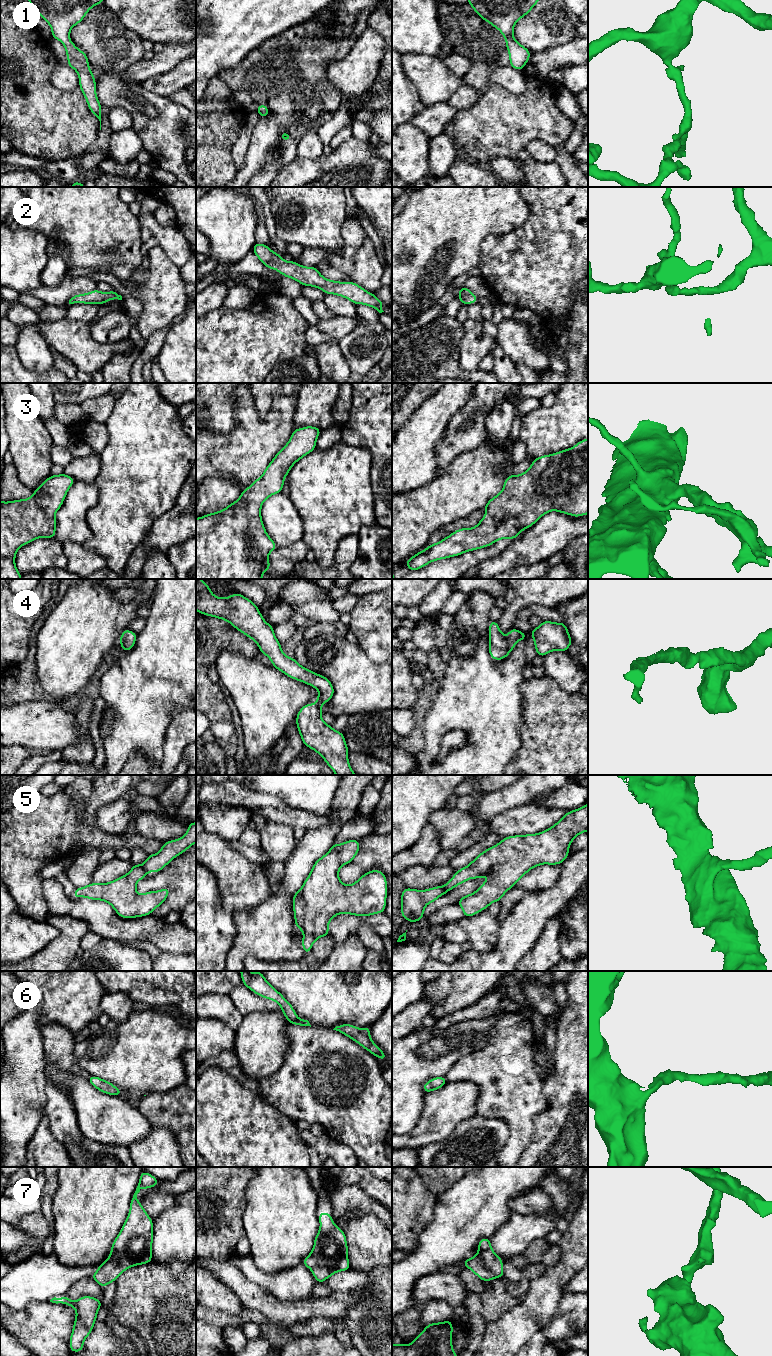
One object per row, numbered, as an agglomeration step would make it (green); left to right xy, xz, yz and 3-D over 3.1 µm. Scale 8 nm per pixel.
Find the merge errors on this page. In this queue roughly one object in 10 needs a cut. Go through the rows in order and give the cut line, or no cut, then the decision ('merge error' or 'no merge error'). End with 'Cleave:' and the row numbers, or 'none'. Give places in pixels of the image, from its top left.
1: no cut | no merge error
2: no cut | no merge error
3: no cut | no merge error
4: no cut | no merge error
5: no cut | no merge error
6: no cut | no merge error
7: no cut | no merge error
Cleave: none

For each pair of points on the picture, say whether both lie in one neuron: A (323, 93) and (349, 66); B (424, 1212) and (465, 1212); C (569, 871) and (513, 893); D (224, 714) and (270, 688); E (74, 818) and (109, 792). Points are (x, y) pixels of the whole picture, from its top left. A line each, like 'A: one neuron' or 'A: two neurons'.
A: two neurons
B: two neurons
C: two neurons
D: two neurons
E: one neuron

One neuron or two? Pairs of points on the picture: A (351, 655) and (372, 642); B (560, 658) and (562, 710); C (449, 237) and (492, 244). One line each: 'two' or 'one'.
A: two
B: two
C: two

